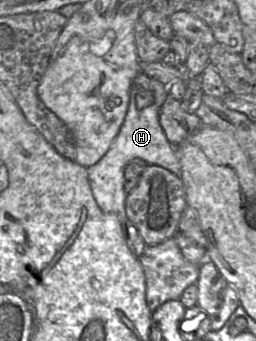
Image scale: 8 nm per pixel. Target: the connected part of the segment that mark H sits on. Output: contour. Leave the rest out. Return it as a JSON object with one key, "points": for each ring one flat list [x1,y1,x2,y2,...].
{"points":[[150,79,154,103,139,109,136,105,136,95,139,90,146,90,138,84,133,84,130,91,129,106,123,124,112,142,107,153,94,165,87,168,92,194,99,208,106,213,116,214,126,231,128,219,125,211,127,193,124,189,124,169,134,158,141,158,148,164,159,165,180,176,181,164,176,149,168,141,159,122,160,108,169,96,168,85,156,79]]}

